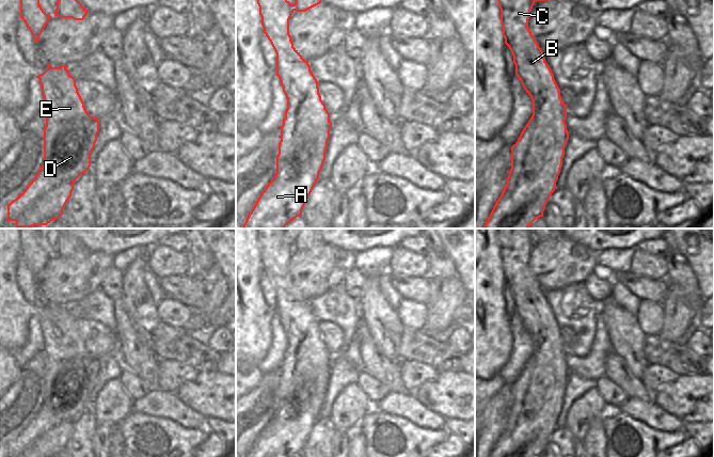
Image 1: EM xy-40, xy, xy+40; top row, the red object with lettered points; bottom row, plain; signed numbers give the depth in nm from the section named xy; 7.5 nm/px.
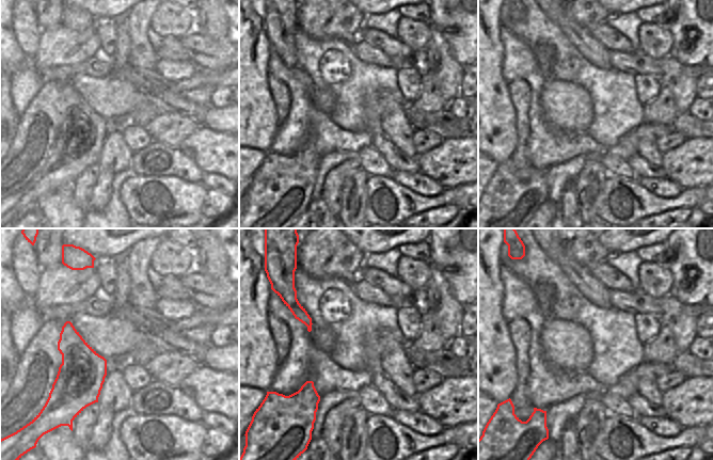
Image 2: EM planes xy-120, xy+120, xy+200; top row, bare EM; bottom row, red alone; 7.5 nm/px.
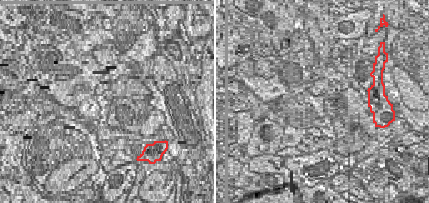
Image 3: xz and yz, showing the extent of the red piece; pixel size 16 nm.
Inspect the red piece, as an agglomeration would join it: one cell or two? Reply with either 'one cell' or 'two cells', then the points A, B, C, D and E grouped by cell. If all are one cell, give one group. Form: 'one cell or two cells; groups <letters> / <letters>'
two cells; groups A B C E / D

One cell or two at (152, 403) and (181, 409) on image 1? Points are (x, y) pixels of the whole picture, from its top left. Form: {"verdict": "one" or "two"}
{"verdict": "one"}

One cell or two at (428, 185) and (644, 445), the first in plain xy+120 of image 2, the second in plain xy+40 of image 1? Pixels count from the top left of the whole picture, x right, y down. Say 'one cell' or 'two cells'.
two cells

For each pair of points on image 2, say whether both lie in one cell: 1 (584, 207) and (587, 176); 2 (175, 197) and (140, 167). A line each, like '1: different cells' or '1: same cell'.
1: same cell
2: different cells

